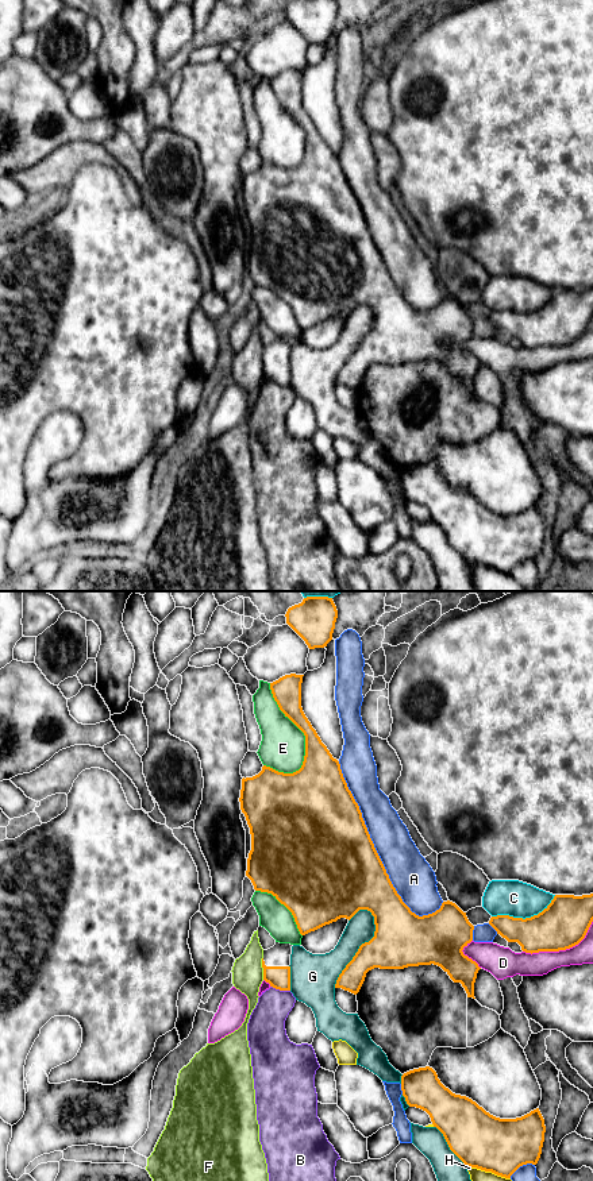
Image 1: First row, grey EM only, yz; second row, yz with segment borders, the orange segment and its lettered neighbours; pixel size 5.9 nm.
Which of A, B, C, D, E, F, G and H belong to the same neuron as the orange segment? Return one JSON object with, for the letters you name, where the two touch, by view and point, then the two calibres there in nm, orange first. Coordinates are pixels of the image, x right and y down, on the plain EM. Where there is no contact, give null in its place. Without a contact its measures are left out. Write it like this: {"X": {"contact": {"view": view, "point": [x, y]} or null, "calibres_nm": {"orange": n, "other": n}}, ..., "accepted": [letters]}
{"E": {"contact": {"view": "yz", "point": [299, 123]}, "calibres_nm": {"orange": 190, "other": 280}}, "accepted": ["E"]}

